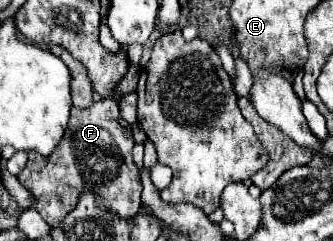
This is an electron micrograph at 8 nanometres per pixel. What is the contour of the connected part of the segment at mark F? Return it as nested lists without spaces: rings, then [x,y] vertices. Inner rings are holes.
[[[115,99],[93,103],[89,111],[73,107],[69,131],[65,131],[65,143],[57,147],[49,159],[41,159],[41,155],[29,155],[29,161],[17,179],[31,191],[31,207],[39,211],[49,225],[59,225],[77,205],[79,195],[87,189],[95,189],[101,197],[105,197],[109,209],[121,217],[133,217],[141,207],[143,189],[139,169],[131,159],[133,145],[135,141],[131,135],[131,125],[121,117],[119,103]]]

